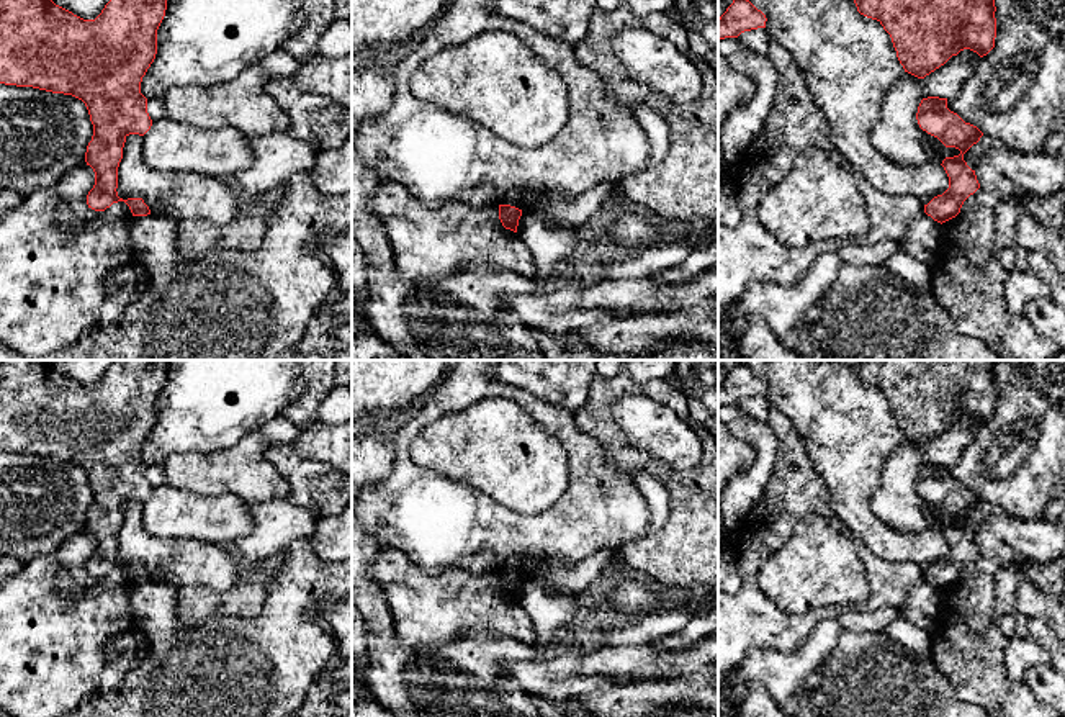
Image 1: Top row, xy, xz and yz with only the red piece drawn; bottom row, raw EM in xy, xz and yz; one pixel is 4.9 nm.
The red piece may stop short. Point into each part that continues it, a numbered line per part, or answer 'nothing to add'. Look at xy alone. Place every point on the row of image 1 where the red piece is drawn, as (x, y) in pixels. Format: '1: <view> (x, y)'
nothing to add

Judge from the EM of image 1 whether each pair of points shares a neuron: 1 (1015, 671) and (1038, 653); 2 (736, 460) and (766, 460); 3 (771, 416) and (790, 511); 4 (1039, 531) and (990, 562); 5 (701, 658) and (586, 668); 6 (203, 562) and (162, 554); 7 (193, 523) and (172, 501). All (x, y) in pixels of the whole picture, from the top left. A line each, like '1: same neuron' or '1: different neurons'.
1: same neuron
2: different neurons
3: same neuron
4: same neuron
5: same neuron
6: same neuron
7: same neuron

